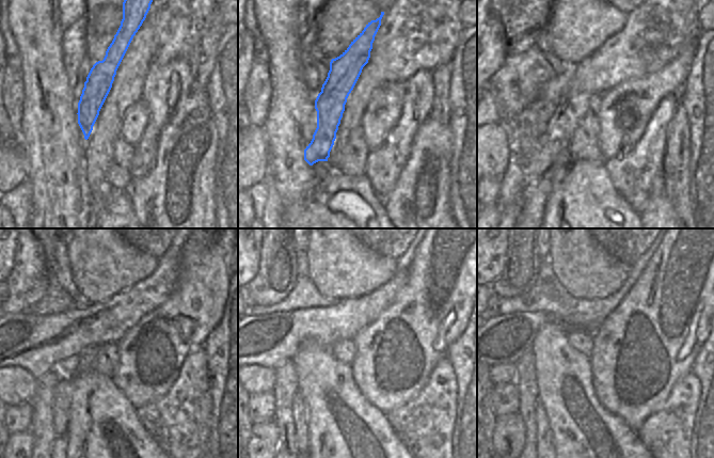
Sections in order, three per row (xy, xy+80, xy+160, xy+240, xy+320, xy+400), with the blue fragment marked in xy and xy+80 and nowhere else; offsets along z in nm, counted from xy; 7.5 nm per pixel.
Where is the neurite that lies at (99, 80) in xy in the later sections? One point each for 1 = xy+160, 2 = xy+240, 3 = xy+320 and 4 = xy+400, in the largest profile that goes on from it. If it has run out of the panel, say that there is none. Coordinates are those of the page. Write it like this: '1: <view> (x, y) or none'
1: xy+160 (556, 138)
2: xy+240 (85, 360)
3: xy+320 (298, 405)
4: xy+400 (544, 445)

